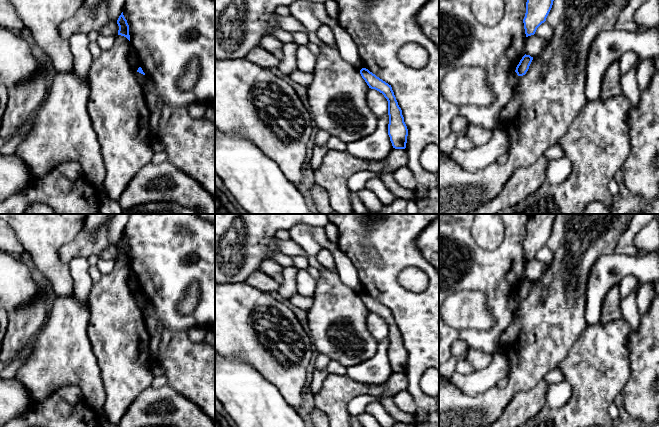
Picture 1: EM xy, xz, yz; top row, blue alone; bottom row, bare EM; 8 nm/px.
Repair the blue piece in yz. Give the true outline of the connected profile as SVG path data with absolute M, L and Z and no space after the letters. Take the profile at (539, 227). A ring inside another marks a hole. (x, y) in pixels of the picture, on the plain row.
M529 214L526 237L523 243L526 261L534 259L537 252L546 245L552 232L557 214Z

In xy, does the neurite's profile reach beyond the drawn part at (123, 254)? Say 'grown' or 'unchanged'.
unchanged

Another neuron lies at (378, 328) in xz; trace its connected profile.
M369 312L366 318L366 325L378 343L388 337L388 325L379 315Z

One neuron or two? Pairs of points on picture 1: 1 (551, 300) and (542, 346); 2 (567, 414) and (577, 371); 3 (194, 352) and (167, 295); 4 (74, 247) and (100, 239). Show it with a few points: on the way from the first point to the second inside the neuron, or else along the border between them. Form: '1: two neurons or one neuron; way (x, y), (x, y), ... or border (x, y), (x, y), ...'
1: one neuron; way (551, 311), (551, 318), (545, 325), (542, 335)
2: one neuron; way (578, 403), (579, 382)
3: two neurons; border (187, 330), (171, 332)
4: one neuron; way (80, 247), (86, 243), (94, 242)

